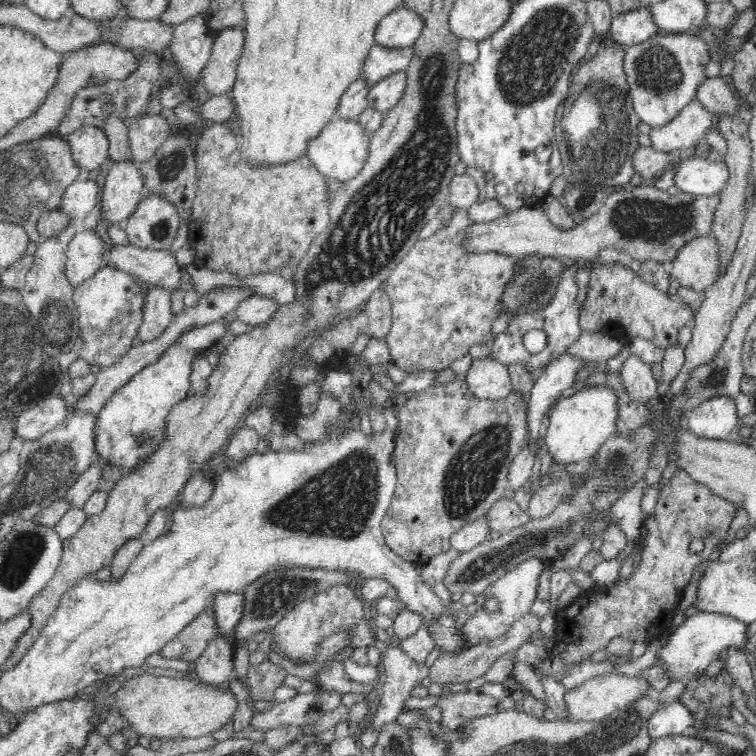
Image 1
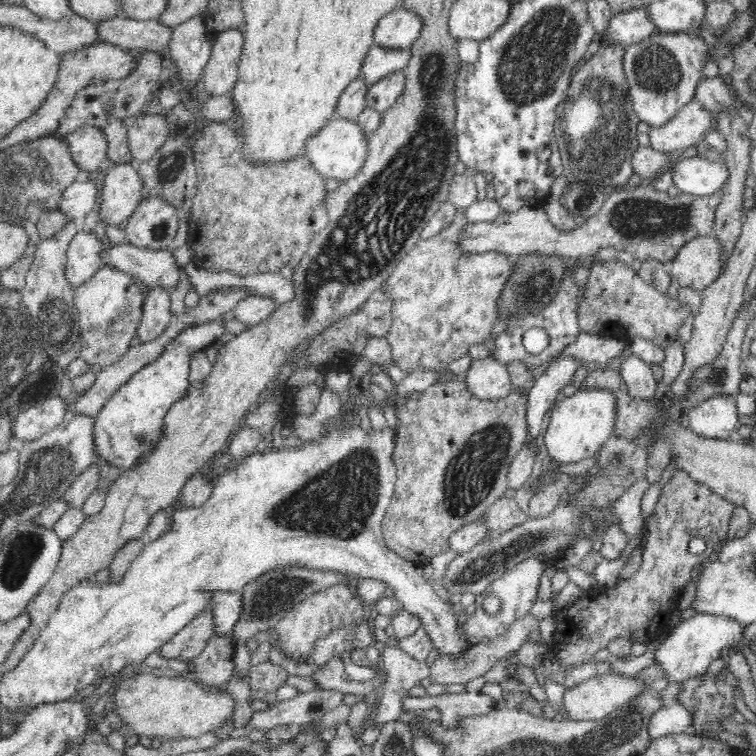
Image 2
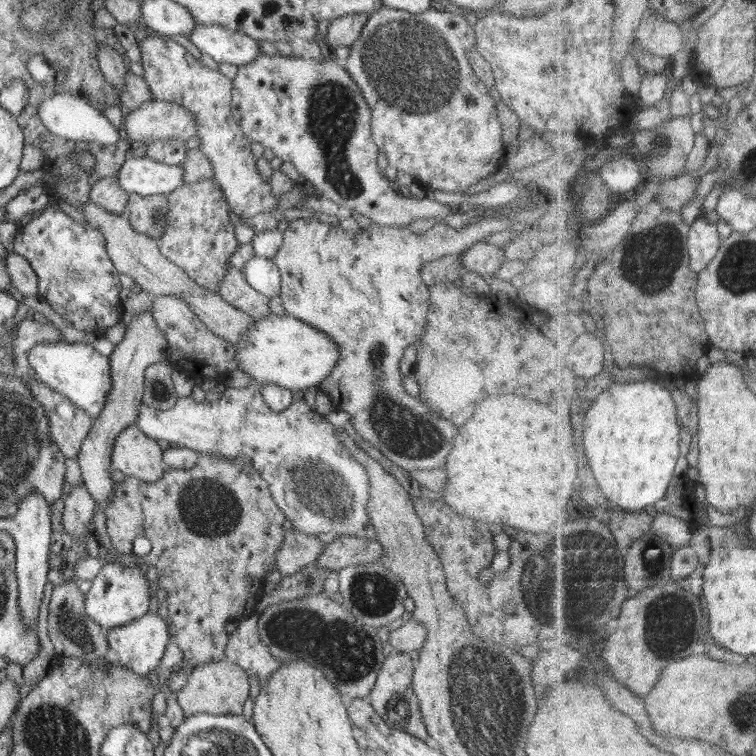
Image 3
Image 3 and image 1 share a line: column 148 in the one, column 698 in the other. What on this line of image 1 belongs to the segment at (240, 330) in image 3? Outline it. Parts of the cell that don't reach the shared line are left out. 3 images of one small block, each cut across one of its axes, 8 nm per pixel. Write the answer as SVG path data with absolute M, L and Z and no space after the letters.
M712 234L700 235L680 248L673 260L670 276L676 278L681 286L692 288L702 295L719 278L719 248L715 237Z

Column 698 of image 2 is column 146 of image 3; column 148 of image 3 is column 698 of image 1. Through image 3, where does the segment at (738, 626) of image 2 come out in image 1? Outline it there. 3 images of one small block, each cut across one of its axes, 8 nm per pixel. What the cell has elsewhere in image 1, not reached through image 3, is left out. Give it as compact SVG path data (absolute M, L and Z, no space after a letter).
M701 612L686 619L667 639L658 656L665 662L664 670L669 672L670 681L688 680L696 674L704 674L706 667L716 660L722 650L729 647L742 649L745 646L746 628L740 620L722 614Z

